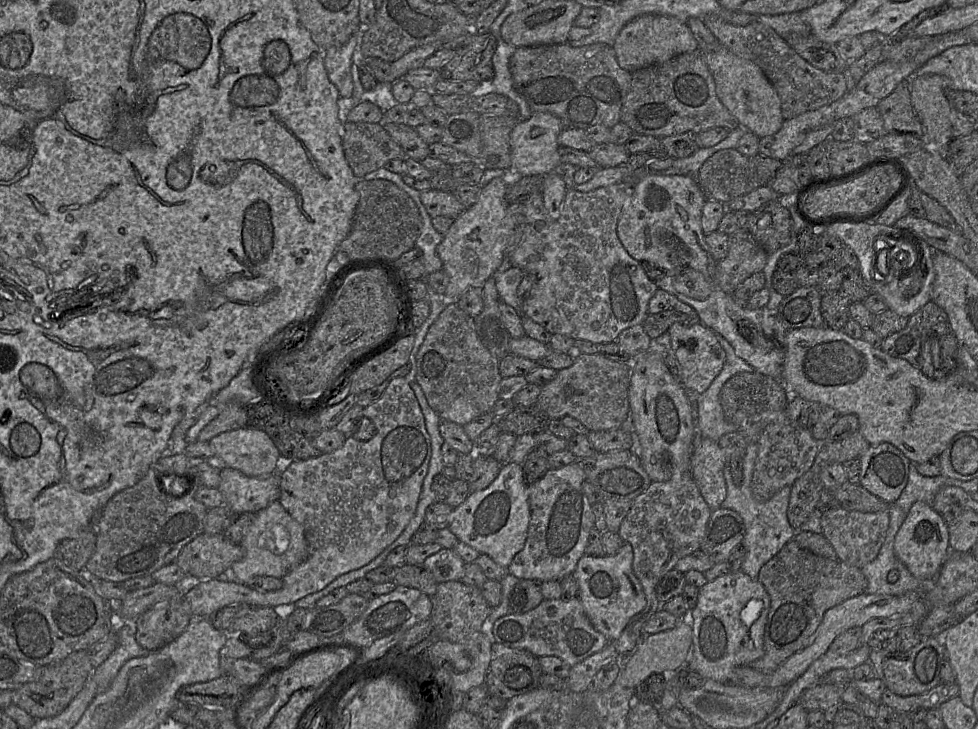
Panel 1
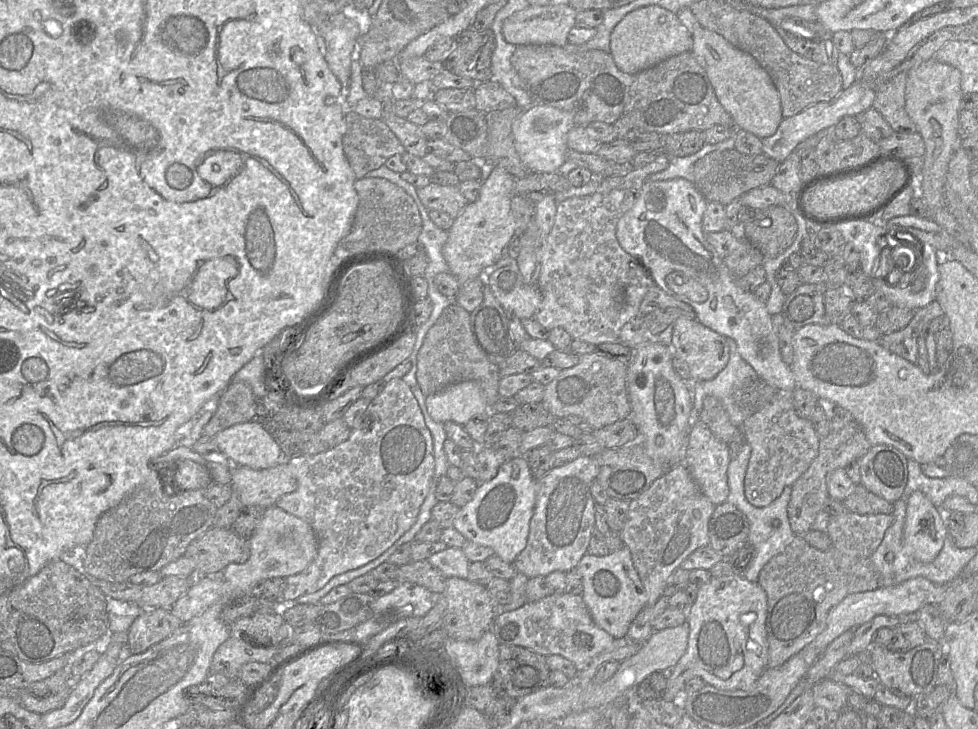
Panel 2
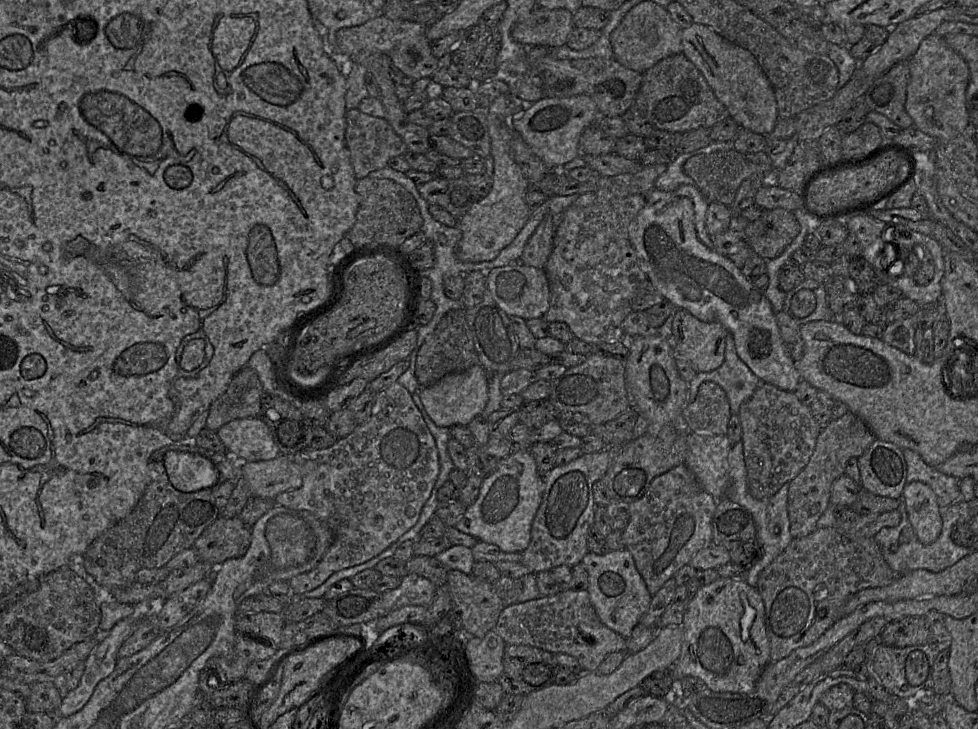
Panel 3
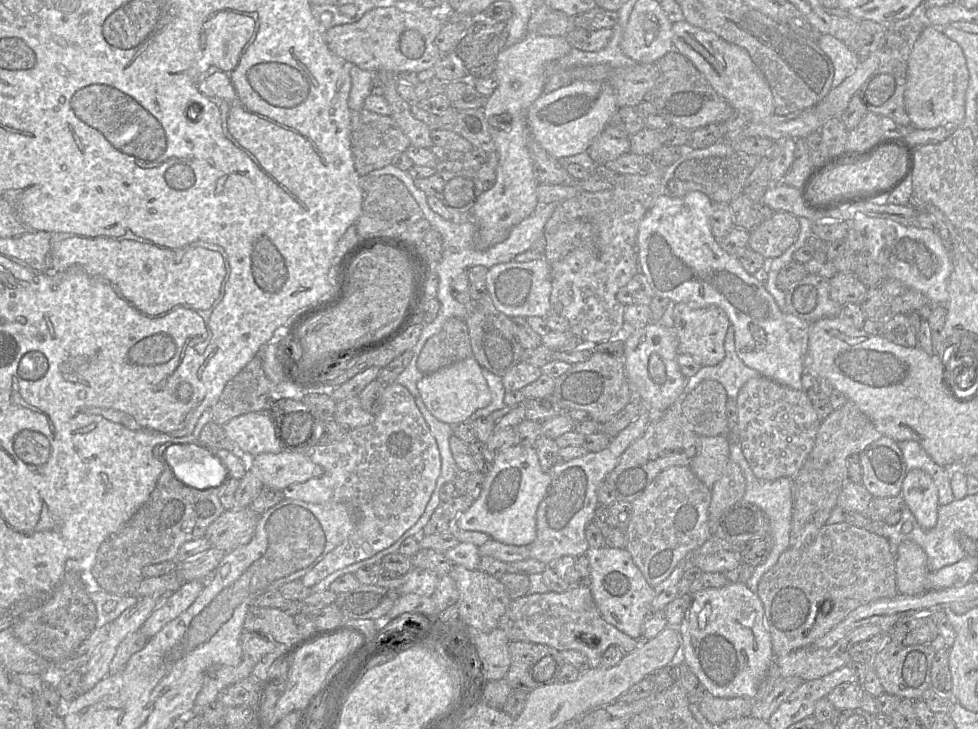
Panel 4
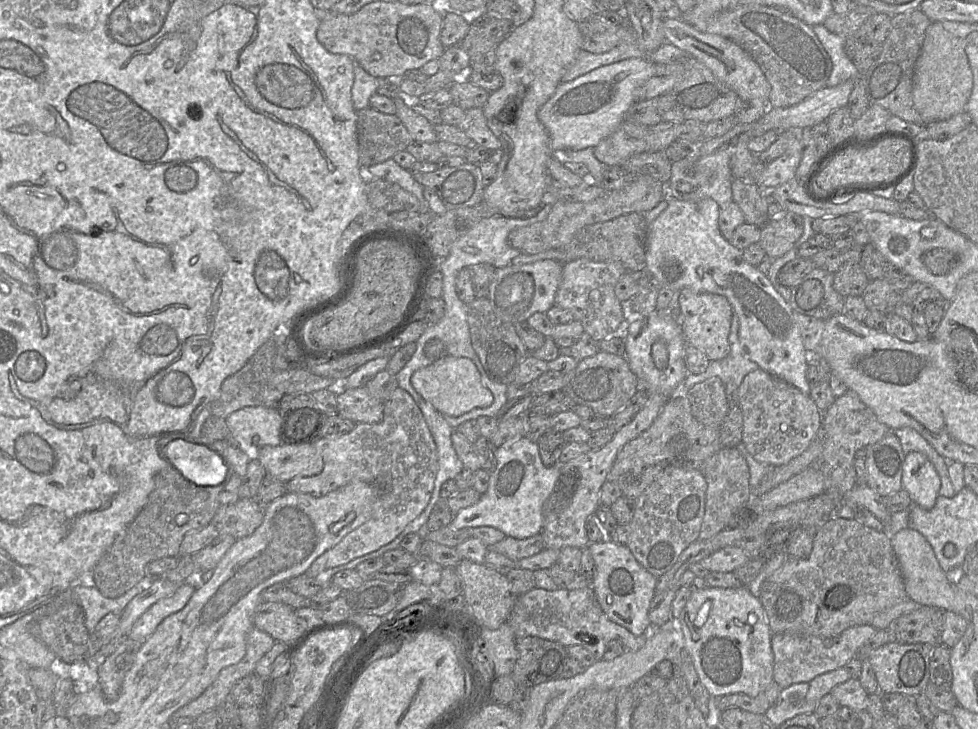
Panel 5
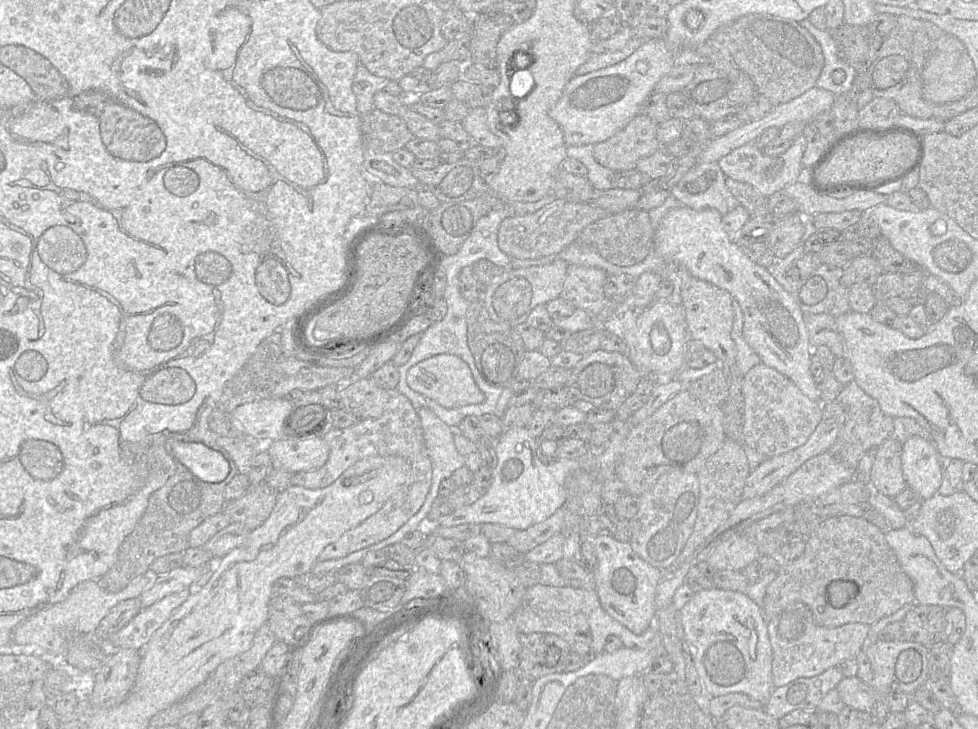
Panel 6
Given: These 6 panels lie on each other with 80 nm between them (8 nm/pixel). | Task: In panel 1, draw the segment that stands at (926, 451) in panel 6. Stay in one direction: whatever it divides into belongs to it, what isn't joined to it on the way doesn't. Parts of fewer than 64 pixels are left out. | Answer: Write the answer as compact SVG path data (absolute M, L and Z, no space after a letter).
M915 502L900 527L894 542L894 554L911 572L921 580L934 579L951 552L949 527L942 515L925 502Z

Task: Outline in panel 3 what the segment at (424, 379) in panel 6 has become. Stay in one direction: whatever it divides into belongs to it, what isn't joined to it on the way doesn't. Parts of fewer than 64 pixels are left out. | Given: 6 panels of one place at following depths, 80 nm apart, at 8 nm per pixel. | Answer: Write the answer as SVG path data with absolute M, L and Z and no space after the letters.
M480 366L451 373L429 387L419 386L419 396L428 416L439 427L467 426L488 402L488 373Z

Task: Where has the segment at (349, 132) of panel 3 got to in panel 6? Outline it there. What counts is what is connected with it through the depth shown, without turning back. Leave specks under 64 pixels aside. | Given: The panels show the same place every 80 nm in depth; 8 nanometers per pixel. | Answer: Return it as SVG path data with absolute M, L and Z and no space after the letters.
M375 108L369 111L368 113L361 115L361 132L364 141L364 153L365 148L371 148L378 152L393 153L394 151L403 148L406 143L414 137L414 135L408 129L407 125L398 115L388 114Z

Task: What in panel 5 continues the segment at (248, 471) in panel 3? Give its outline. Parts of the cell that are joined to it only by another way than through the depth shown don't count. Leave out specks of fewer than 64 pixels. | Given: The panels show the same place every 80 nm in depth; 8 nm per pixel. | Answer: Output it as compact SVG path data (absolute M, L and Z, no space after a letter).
M313 444L264 446L252 451L268 475L287 483L295 477L315 476L324 468L322 456Z

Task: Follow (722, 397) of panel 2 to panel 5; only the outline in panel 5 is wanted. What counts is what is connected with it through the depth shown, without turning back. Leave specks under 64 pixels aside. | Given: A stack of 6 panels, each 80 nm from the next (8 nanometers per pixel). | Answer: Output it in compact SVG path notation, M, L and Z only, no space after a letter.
M733 311L732 322L730 326L728 342L730 346L729 354L716 361L710 361L707 368L698 374L687 374L682 389L689 389L697 383L700 383L710 377L718 377L725 387L727 395L737 394L738 388L744 377L758 369L758 365L748 359L740 345L739 337L739 321L736 313Z

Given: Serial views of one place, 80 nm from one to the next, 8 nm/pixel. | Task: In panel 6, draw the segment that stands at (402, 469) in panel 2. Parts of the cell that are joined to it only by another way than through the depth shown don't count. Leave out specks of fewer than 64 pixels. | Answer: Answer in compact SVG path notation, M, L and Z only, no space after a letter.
M397 391L391 393L379 418L361 419L358 423L343 429L331 428L323 439L330 448L328 460L318 470L296 473L293 477L293 485L308 489L325 488L354 463L371 456L403 458L409 464L409 477L379 511L345 532L336 542L326 546L318 556L318 561L345 557L390 537L420 510L432 482L432 464L427 454L420 418L410 400Z

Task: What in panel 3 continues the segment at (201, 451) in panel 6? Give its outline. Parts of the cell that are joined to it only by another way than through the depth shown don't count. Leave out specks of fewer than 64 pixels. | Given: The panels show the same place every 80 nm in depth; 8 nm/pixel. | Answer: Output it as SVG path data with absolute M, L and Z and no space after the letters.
M169 450L164 455L164 466L171 484L181 492L213 488L218 481L213 463L197 452Z

